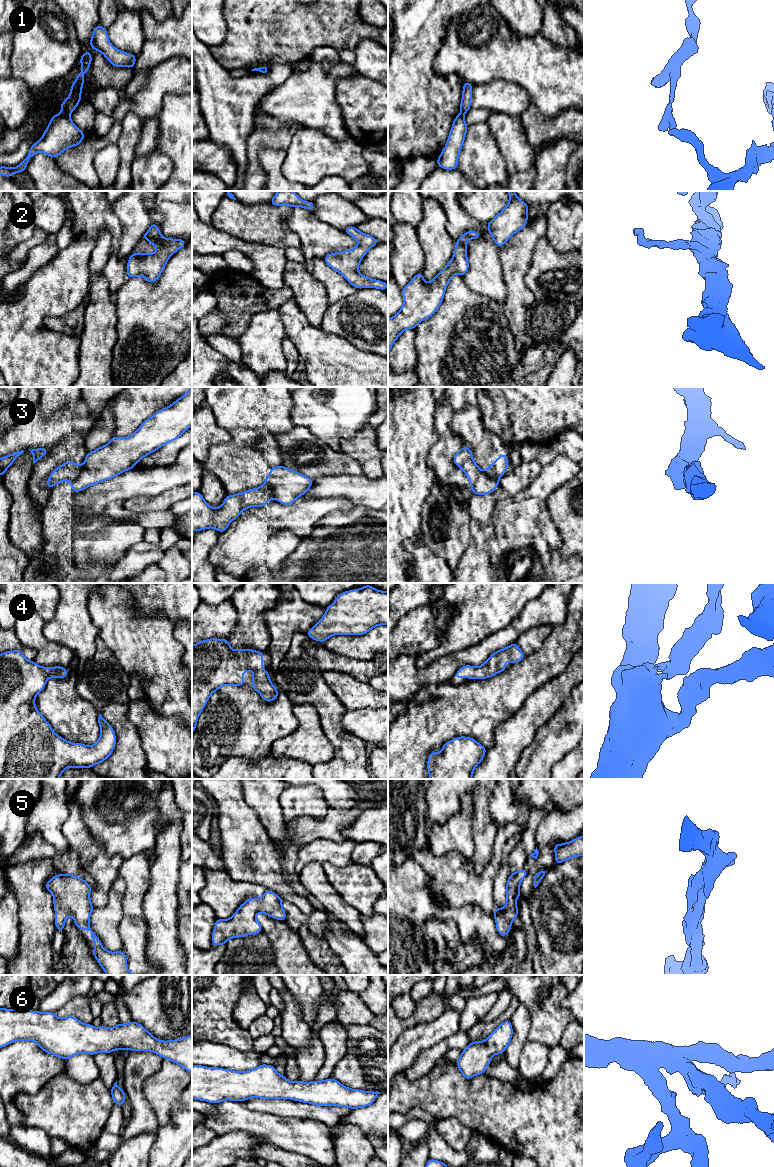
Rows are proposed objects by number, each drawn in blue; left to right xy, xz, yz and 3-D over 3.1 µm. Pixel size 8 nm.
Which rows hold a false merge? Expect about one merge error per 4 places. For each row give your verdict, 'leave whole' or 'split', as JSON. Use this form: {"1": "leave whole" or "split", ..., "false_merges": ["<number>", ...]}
{"1": "split", "2": "leave whole", "3": "split", "4": "leave whole", "5": "leave whole", "6": "leave whole", "false_merges": ["1", "3"]}

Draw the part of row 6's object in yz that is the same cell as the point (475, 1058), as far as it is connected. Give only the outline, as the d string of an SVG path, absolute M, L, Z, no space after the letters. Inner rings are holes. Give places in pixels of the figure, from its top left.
M510 1020L502 1022L484 1041L471 1042L455 1062L466 1080L484 1074L492 1057L504 1054L513 1035Z

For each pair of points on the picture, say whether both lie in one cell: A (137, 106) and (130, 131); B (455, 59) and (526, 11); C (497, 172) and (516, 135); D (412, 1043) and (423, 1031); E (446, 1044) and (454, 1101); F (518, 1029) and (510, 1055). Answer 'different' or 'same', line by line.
A: different
B: different
C: different
D: same
E: different
F: same

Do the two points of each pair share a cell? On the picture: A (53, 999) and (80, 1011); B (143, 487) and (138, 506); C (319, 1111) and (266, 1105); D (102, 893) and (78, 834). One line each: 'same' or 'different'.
A: different
B: different
C: same
D: same

